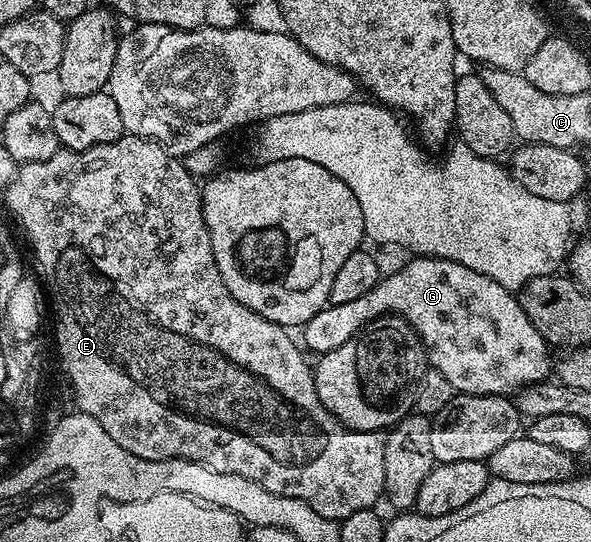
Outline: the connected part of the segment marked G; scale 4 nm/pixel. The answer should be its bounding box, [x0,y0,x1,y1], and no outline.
[302,255,553,397]

